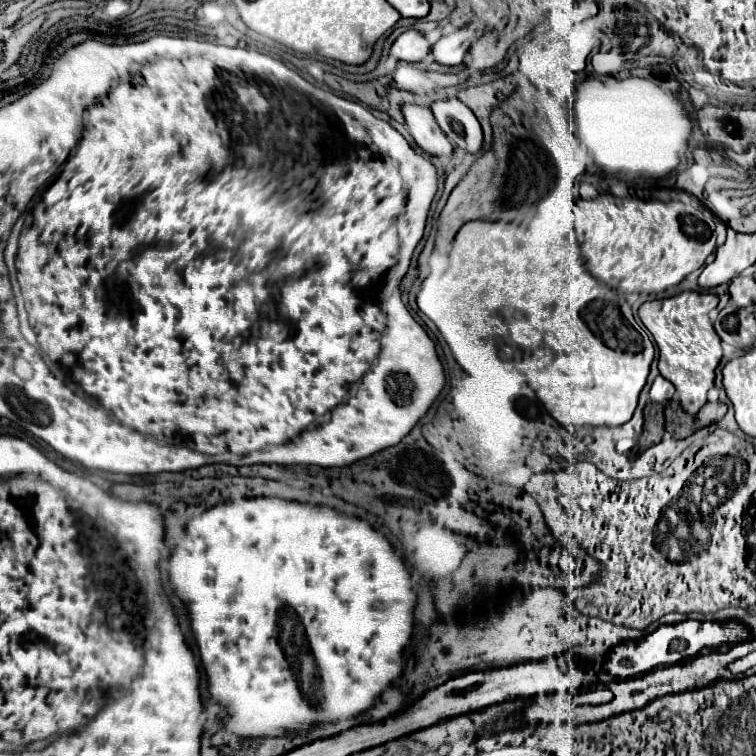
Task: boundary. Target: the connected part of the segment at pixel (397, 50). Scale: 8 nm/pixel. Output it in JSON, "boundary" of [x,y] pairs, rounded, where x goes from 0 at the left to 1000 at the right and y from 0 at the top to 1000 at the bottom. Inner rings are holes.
{"boundary":[[[540,38],[521,54],[516,73],[521,73],[524,78],[548,83],[548,81],[558,81],[561,75],[566,75],[569,67],[571,67],[571,60],[556,41]]]}

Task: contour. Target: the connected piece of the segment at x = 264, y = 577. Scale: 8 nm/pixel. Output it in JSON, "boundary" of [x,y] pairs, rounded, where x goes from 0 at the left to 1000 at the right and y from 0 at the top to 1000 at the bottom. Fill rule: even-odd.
{"boundary":[[[320,657],[320,660],[312,660],[312,663],[294,663],[291,668],[283,668],[280,673],[270,676],[267,681],[259,681],[257,687],[251,687],[251,692],[246,694],[246,700],[241,702],[238,708],[238,716],[230,721],[230,742],[225,737],[225,745],[222,745],[222,758],[225,758],[225,774],[228,774],[228,782],[230,787],[246,800],[249,806],[249,816],[251,816],[251,832],[254,832],[254,840],[259,845],[259,853],[265,858],[265,874],[267,874],[267,882],[272,888],[272,898],[275,898],[275,917],[278,917],[278,925],[283,930],[283,935],[288,938],[288,946],[294,951],[294,959],[296,964],[302,964],[307,972],[312,975],[320,975],[320,978],[360,978],[360,975],[399,975],[405,970],[410,970],[413,964],[421,964],[426,959],[434,959],[434,956],[447,956],[447,954],[458,954],[458,951],[466,951],[466,948],[474,948],[476,943],[497,935],[505,925],[505,917],[519,909],[519,903],[524,903],[529,896],[532,896],[532,864],[534,864],[534,856],[542,851],[542,843],[545,843],[545,835],[548,835],[548,803],[550,803],[550,774],[532,742],[532,737],[524,731],[524,726],[516,721],[516,716],[503,705],[497,702],[487,689],[481,687],[474,687],[474,684],[466,684],[466,681],[458,681],[458,679],[450,679],[434,668],[410,668],[410,665],[397,665],[397,663],[378,663],[378,660],[370,660],[370,657]],[[476,919],[476,927],[455,927],[455,922],[474,922]]]}

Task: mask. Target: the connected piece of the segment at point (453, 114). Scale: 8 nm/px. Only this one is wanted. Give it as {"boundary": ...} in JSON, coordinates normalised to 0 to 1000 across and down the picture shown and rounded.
{"boundary":[[[606,131],[577,134],[571,136],[571,149],[582,165],[582,171],[616,202],[632,202],[638,197],[638,168],[630,152],[611,139]]]}

